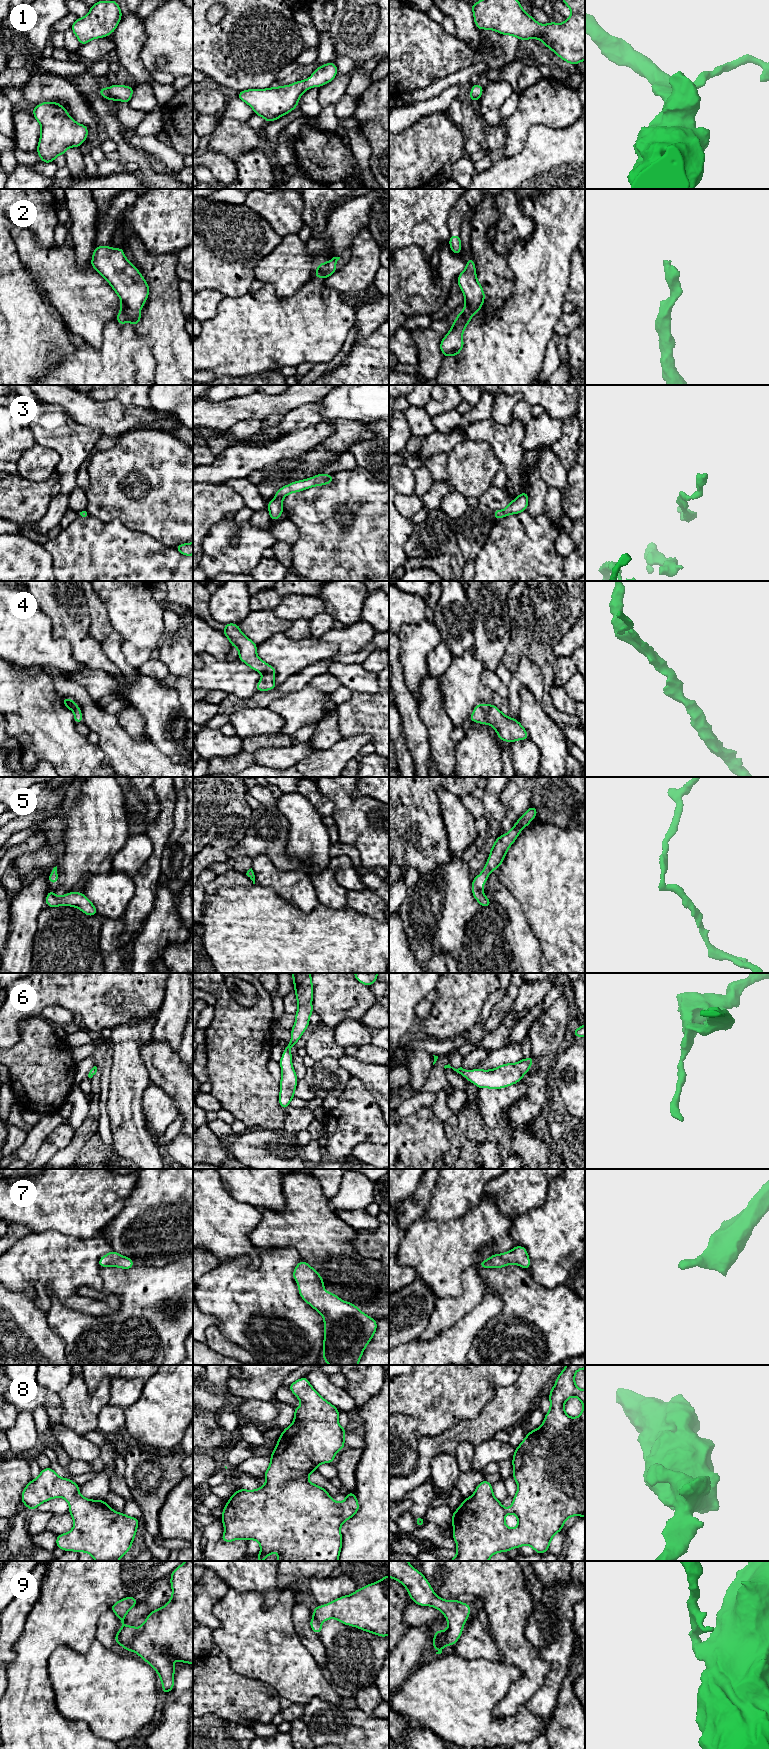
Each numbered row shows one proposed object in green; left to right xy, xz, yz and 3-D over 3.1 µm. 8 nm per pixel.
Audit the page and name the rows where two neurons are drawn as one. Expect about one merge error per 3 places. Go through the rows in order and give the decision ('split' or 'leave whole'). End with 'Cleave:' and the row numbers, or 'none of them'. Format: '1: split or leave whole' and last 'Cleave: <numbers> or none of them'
1: leave whole
2: leave whole
3: leave whole
4: leave whole
5: leave whole
6: leave whole
7: leave whole
8: leave whole
9: split
Cleave: 9

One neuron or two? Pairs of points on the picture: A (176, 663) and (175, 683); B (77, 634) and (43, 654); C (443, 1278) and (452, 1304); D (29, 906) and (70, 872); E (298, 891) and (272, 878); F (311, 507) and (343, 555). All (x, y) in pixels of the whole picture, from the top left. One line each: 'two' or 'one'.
A: two
B: two
C: two
D: two
E: one
F: one

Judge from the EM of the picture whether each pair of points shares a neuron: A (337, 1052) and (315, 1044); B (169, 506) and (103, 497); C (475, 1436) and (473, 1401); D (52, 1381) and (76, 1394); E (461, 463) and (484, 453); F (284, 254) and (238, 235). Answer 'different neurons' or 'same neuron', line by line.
A: same neuron
B: same neuron
C: different neurons
D: different neurons
E: same neuron
F: different neurons

